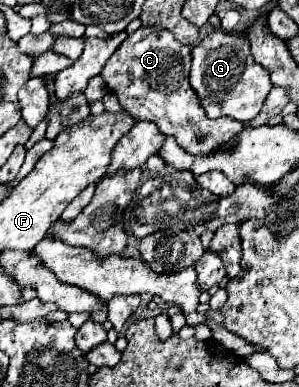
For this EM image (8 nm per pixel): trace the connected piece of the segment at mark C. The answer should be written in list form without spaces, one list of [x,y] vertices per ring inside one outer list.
[[[141,27],[131,33],[107,59],[101,69],[101,77],[129,115],[137,121],[157,123],[159,131],[175,137],[177,145],[187,153],[211,155],[217,149],[235,145],[235,137],[243,131],[243,123],[233,119],[207,119],[189,85],[189,71],[191,49],[187,45],[179,43],[167,29]]]

